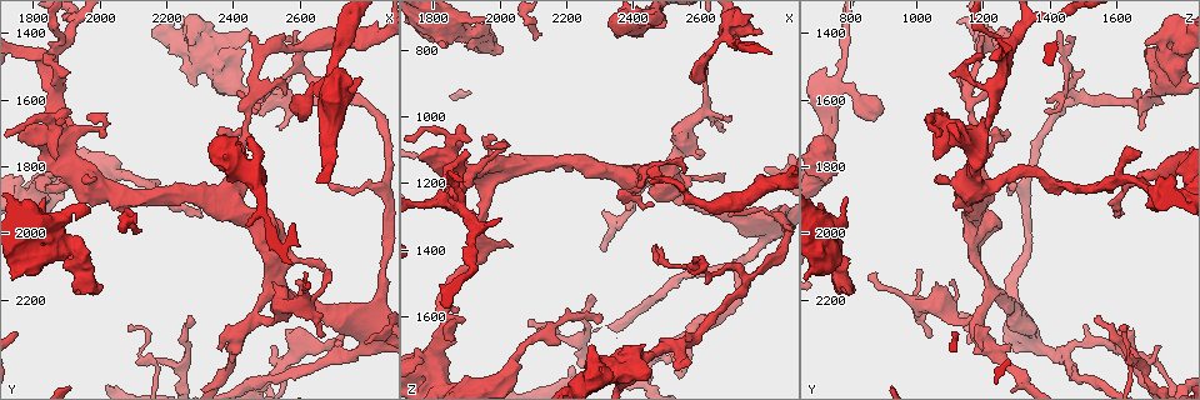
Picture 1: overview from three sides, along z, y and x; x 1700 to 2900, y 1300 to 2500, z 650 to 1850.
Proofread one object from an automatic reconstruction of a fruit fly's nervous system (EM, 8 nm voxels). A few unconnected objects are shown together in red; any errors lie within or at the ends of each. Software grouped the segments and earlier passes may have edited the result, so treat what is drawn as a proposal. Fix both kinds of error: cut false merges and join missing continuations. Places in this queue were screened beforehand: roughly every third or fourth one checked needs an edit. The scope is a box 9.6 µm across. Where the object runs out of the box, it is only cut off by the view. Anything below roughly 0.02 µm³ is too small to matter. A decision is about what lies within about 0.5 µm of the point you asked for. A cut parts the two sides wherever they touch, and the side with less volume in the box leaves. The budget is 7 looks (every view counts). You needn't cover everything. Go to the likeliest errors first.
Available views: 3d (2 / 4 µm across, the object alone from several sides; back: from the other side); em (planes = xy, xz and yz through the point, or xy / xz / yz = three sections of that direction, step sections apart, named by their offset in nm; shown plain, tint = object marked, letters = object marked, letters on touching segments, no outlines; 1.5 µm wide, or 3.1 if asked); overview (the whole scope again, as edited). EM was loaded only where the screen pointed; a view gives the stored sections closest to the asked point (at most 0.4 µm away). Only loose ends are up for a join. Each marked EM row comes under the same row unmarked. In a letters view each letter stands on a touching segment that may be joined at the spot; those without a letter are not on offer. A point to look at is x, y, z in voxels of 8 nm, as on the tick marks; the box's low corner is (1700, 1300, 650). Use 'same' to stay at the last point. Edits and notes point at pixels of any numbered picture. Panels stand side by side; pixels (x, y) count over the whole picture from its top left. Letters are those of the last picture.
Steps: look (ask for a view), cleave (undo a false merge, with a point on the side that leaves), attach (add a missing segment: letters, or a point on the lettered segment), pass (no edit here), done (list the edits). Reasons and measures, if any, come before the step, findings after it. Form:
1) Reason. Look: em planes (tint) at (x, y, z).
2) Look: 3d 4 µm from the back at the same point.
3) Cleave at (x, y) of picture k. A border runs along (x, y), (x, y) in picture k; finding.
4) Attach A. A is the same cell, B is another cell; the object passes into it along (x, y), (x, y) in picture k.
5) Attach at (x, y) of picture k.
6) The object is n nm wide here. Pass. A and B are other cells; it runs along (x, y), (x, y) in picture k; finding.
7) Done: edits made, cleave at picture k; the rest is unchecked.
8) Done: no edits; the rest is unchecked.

An open end. Look: 3d 4 µm at (2010, 2150, 800).

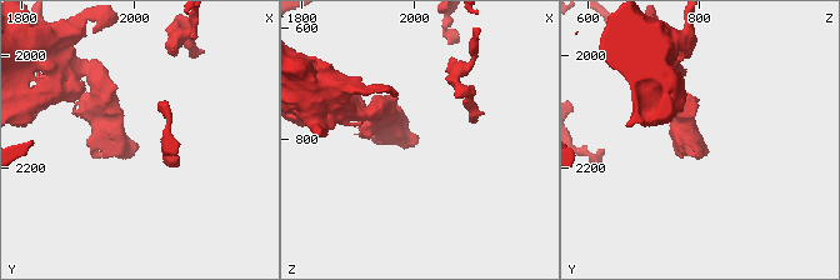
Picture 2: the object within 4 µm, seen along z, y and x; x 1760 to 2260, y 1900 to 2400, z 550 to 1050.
Look: em xy step 8 (letters) at (2010, 2160, 805).

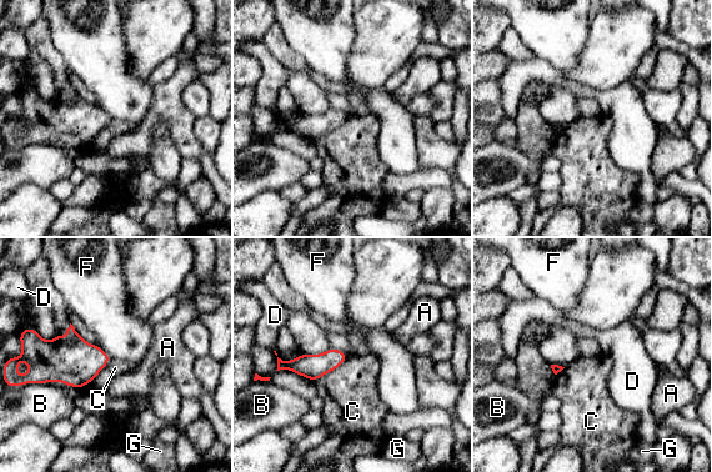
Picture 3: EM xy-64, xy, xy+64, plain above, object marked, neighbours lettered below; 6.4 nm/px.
Look: em planes (letters) at the same point.

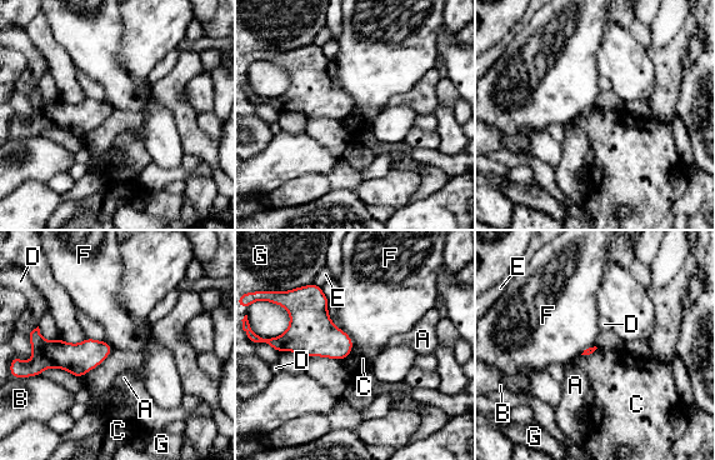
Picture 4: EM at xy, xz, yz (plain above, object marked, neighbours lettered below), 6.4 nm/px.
Pass. A, B, C, D, E, F and G are other cells; a border runs along (113, 349), (96, 366), (80, 378) in picture 4; none of them fits.

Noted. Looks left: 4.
Thin end. Look: em yz step 8 (letters) at (2260, 2250, 1550).

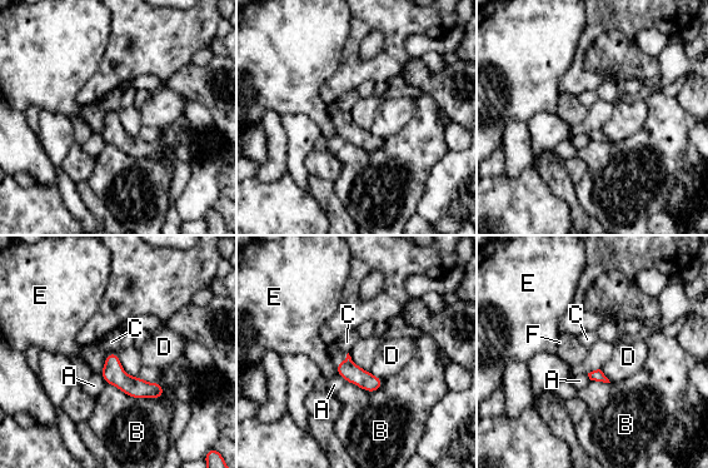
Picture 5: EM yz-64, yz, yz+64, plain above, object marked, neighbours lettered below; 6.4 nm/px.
Look: em planes (letters) at the same point.

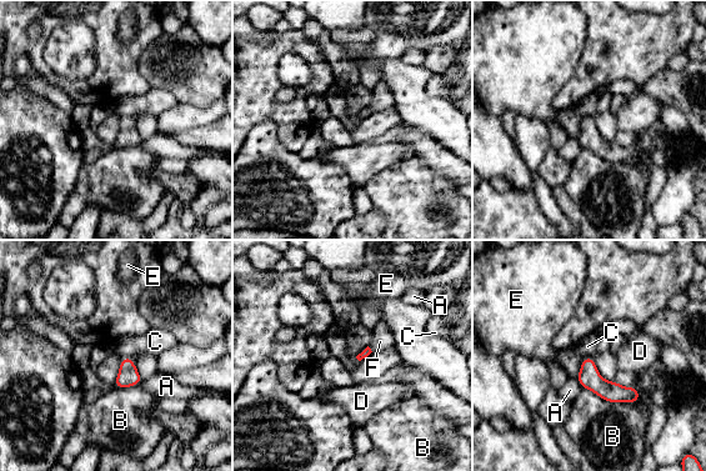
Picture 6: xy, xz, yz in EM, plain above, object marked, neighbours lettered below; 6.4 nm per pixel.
The longest contact is with B, 380 nm. Attach F. F is the same cell, A, B, C, D and E are other cells; the object passes into it along (367, 350), (370, 349), (382, 337) in picture 6; the neuron continues.

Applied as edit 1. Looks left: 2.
Done: edits made, attach at picture 6; the rest is unchecked.

